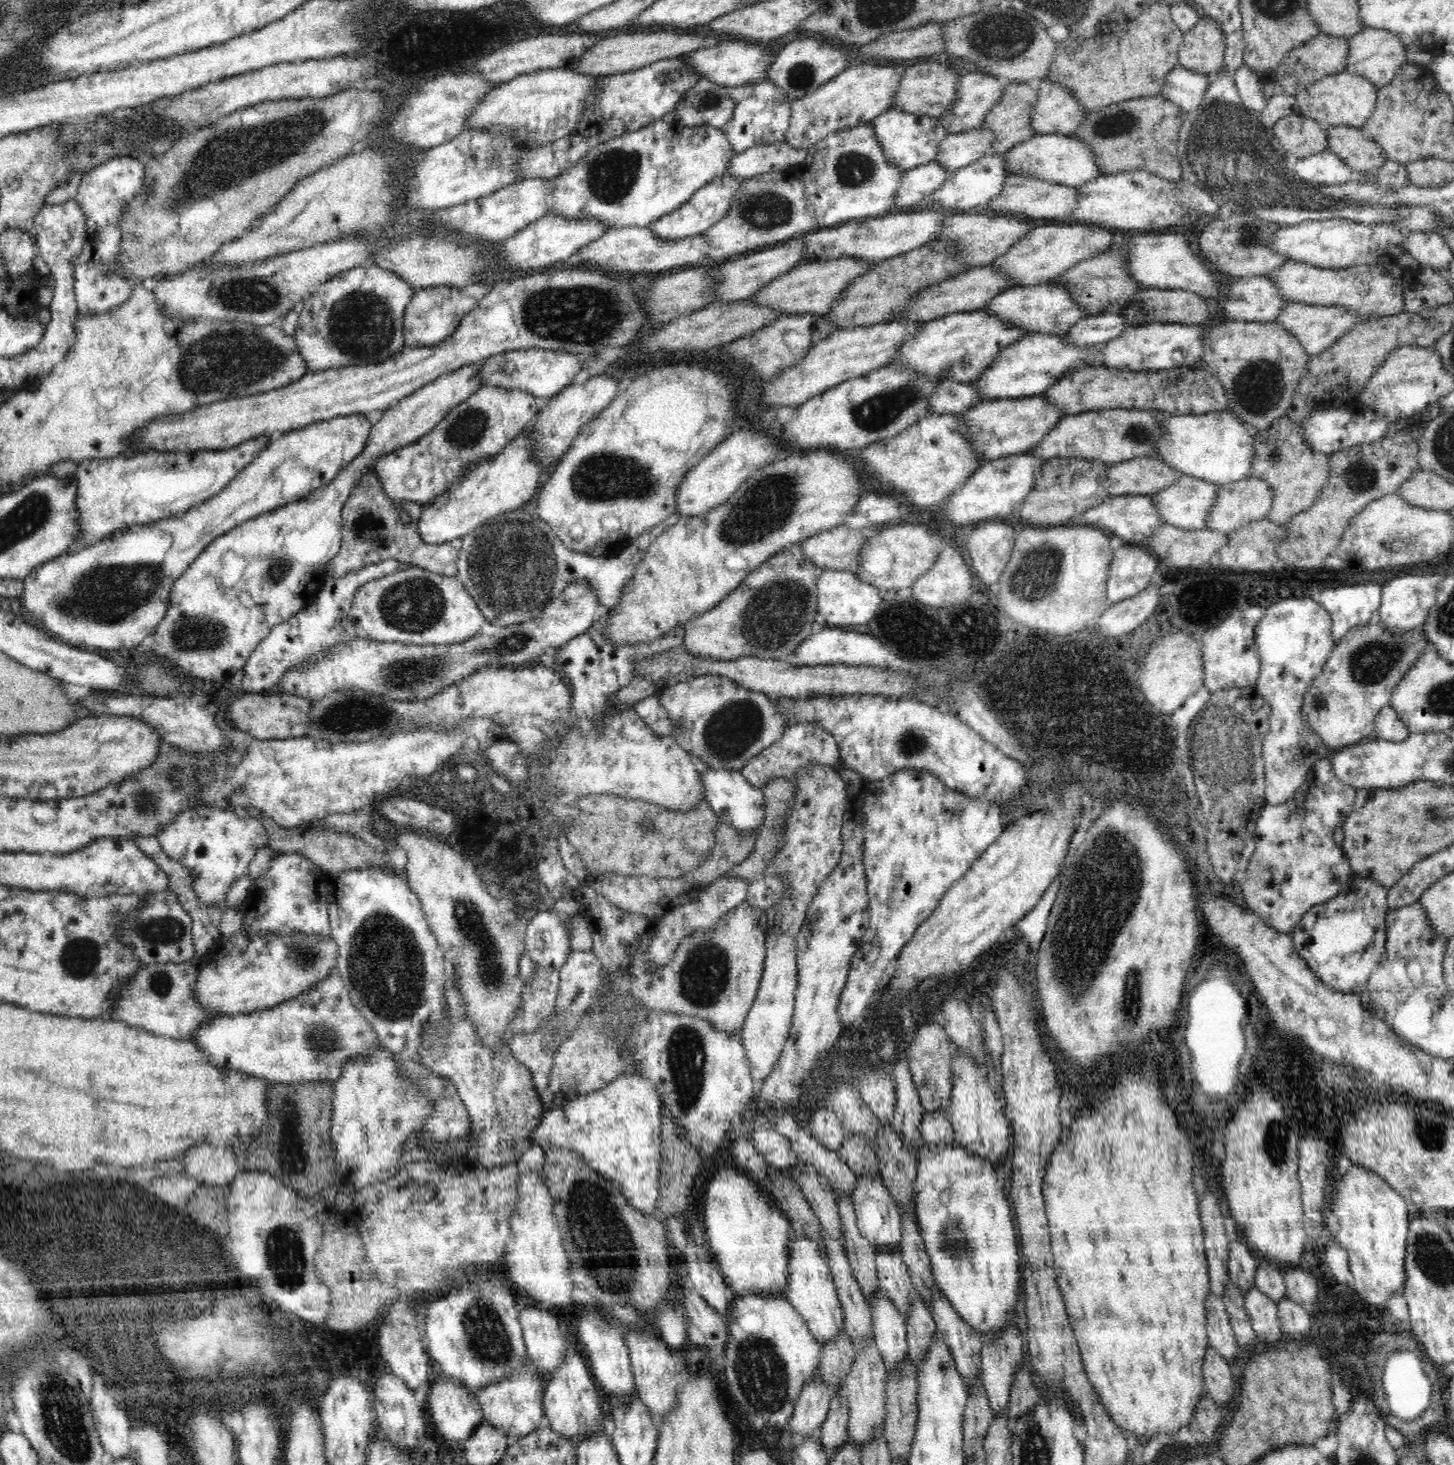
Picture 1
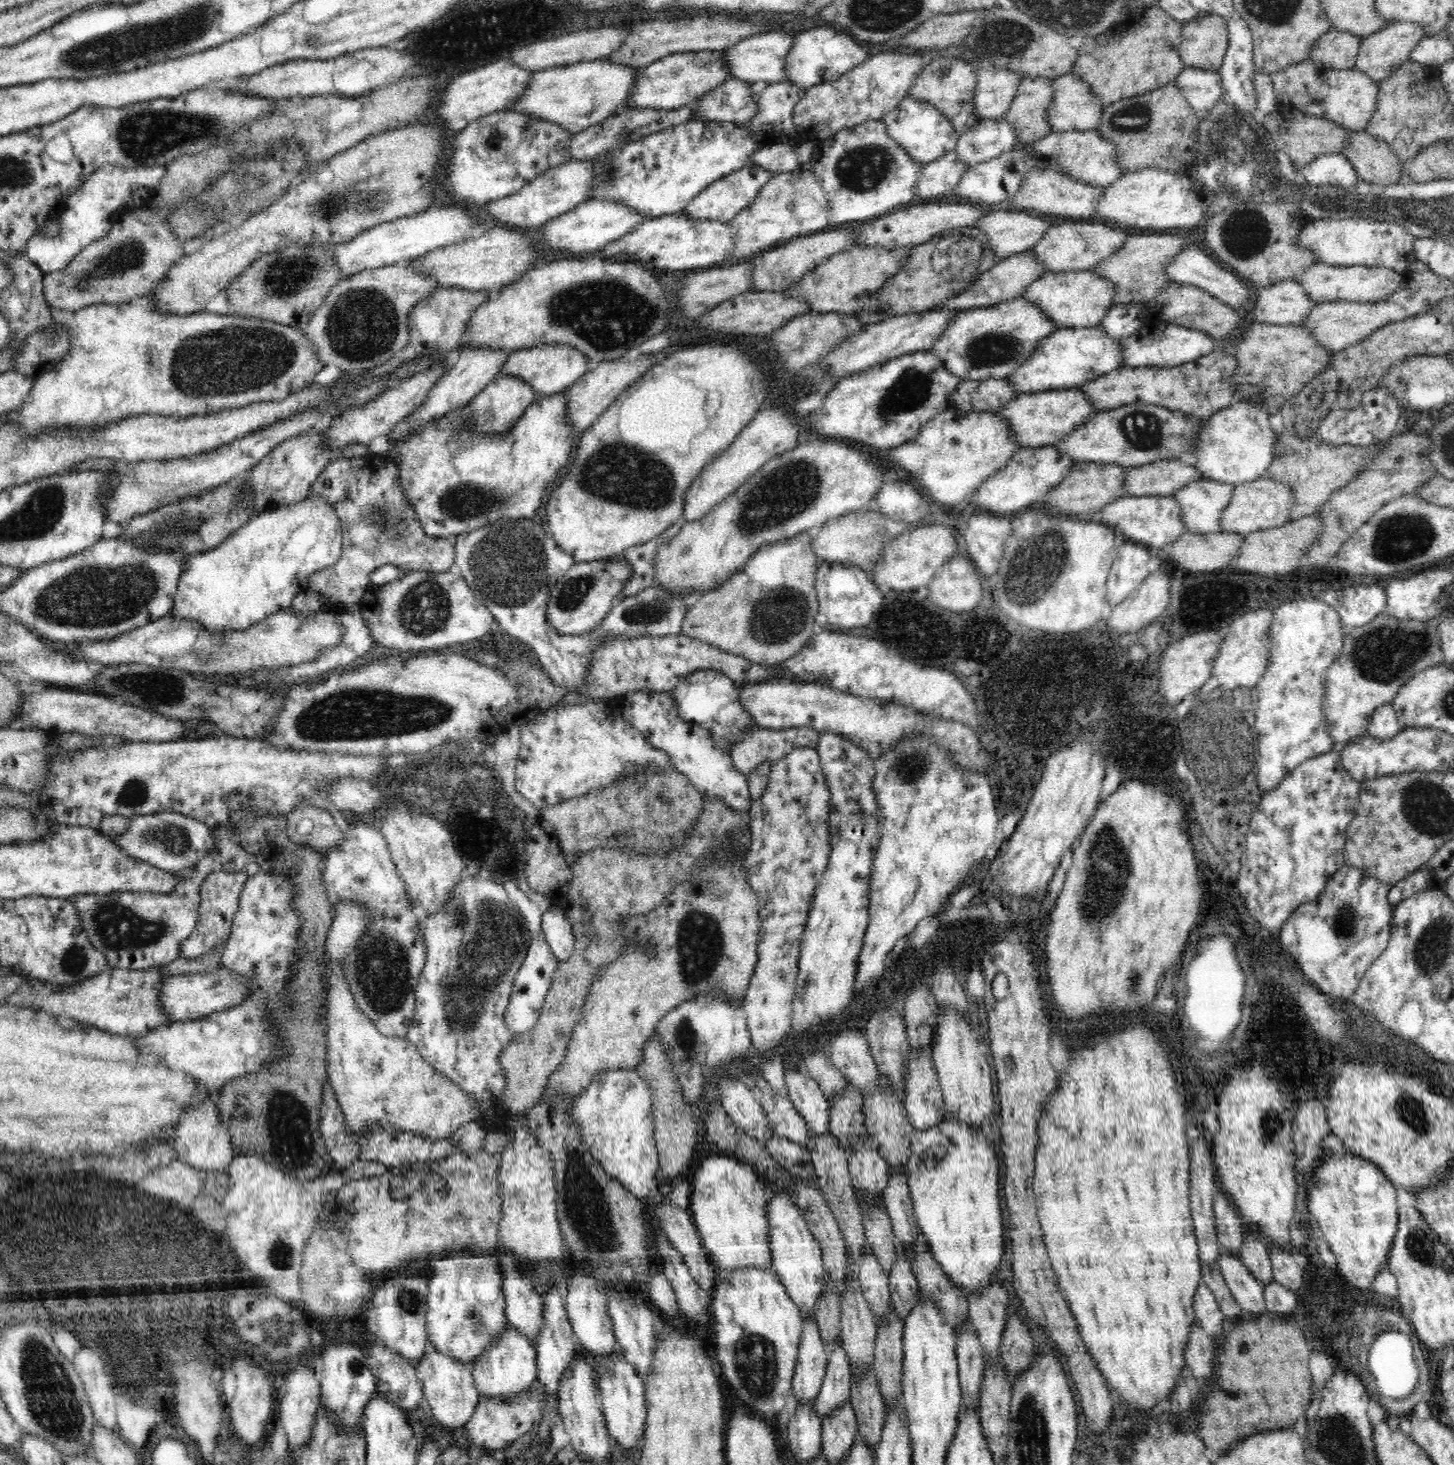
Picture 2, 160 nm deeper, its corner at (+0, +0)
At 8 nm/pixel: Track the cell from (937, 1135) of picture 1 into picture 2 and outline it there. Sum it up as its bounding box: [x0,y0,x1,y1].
[904,1049,945,1130]

